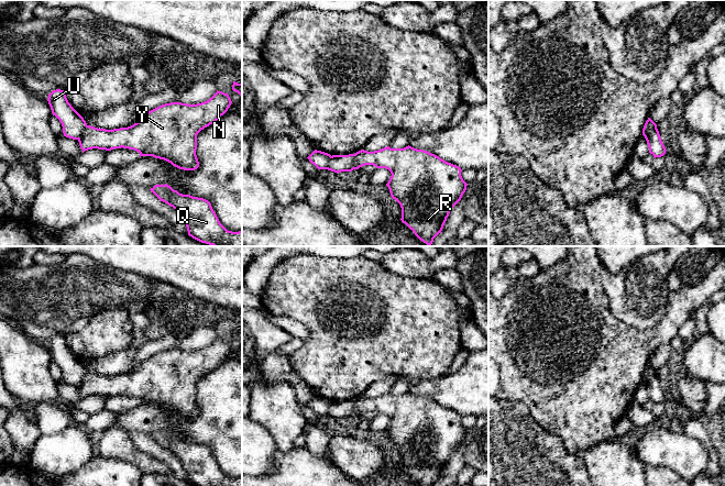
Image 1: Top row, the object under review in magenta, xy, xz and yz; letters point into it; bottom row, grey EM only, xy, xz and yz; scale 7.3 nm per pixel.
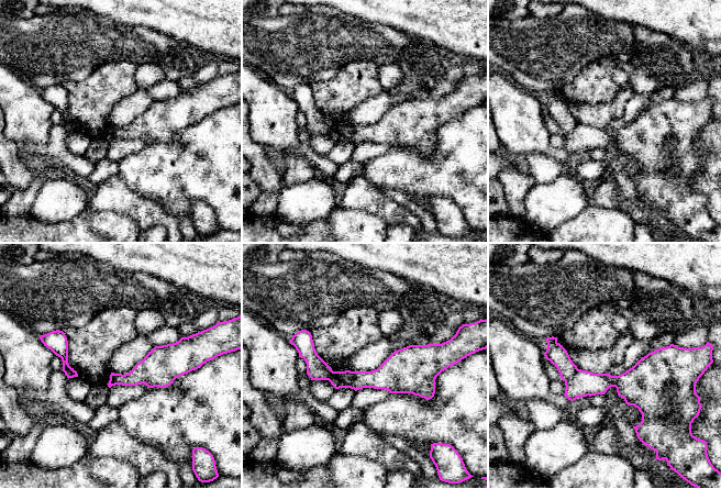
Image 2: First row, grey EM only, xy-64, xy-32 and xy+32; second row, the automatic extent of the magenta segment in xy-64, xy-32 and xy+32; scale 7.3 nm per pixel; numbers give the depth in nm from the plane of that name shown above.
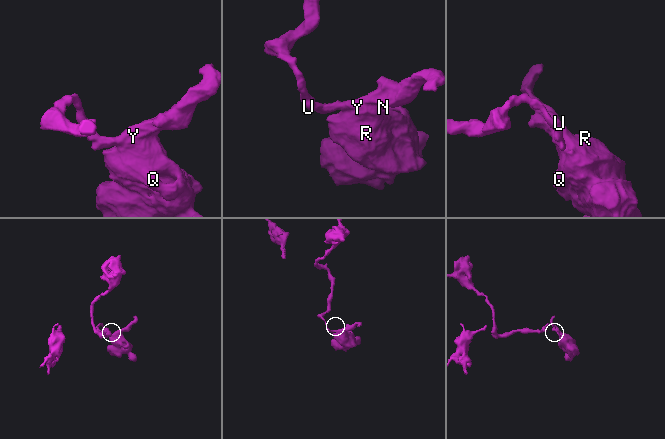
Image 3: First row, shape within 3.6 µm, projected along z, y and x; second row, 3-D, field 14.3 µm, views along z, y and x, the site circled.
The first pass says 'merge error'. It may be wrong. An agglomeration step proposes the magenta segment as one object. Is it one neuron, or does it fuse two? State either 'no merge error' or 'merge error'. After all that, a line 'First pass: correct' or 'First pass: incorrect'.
merge error
First pass: correct

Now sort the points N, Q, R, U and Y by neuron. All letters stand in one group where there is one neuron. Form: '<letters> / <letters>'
N Q R Y / U

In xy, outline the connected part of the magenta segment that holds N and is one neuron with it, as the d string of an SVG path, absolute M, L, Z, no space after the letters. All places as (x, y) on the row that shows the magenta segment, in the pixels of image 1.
M217 90L209 100L201 103L171 102L162 104L145 113L139 122L128 128L106 130L88 125L78 142L83 153L92 148L111 151L123 147L139 152L140 157L153 156L164 159L179 169L195 170L199 167L196 155L197 134L223 115L231 103L228 93Z

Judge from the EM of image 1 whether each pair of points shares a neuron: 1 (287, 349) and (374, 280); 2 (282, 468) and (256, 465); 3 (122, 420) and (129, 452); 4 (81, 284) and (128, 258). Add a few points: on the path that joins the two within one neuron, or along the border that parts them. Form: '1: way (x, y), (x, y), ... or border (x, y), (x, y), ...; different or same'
1: border (304, 342), (289, 355); different
2: border (276, 450), (273, 456), (273, 468), (266, 474); different
3: border (116, 424), (125, 431); different
4: border (89, 257), (114, 268), (138, 274); different

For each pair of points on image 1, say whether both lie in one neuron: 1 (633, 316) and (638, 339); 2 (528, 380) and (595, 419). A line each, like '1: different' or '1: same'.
1: different
2: same

